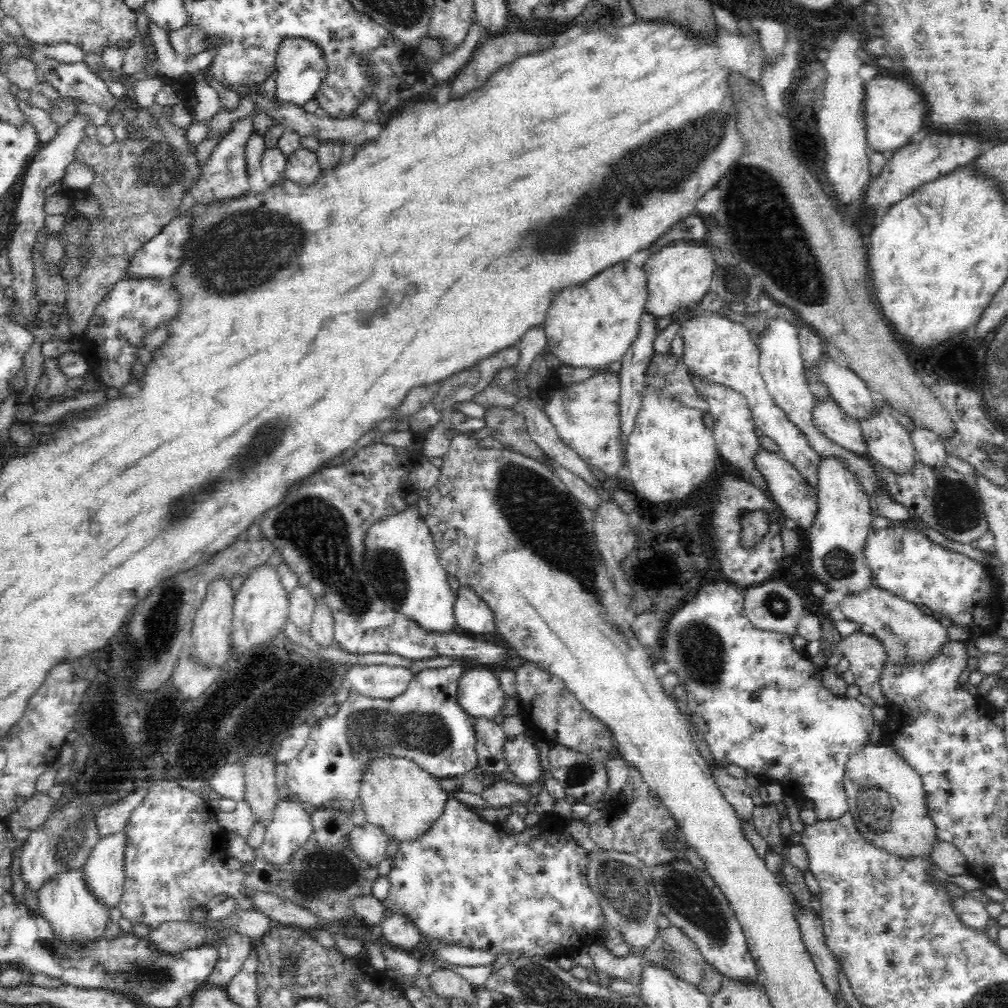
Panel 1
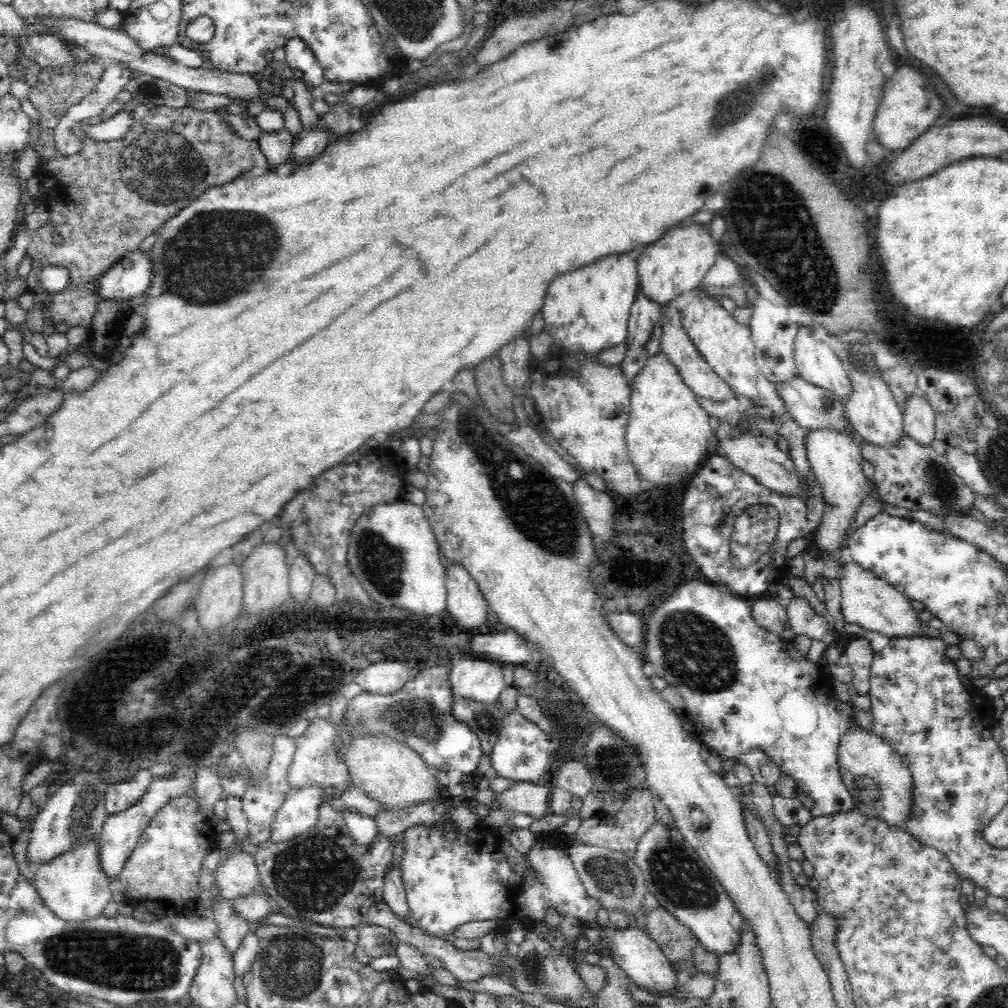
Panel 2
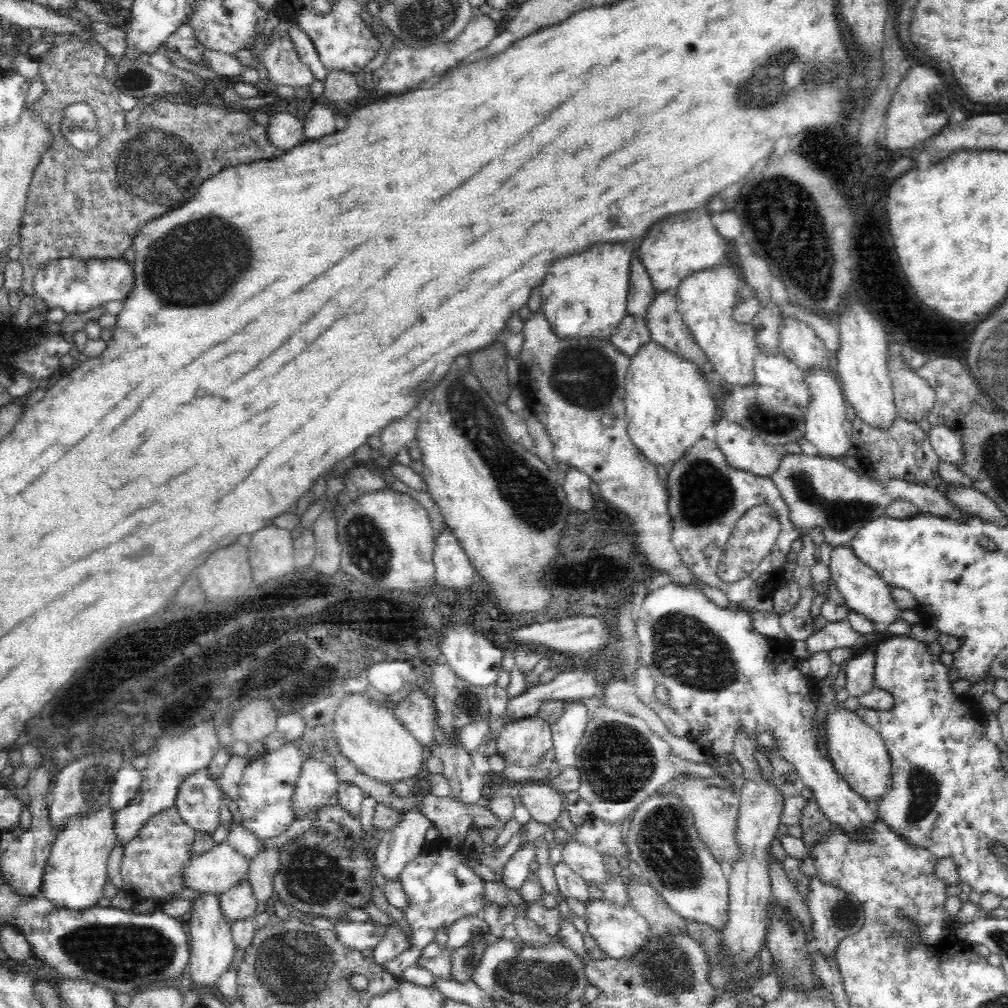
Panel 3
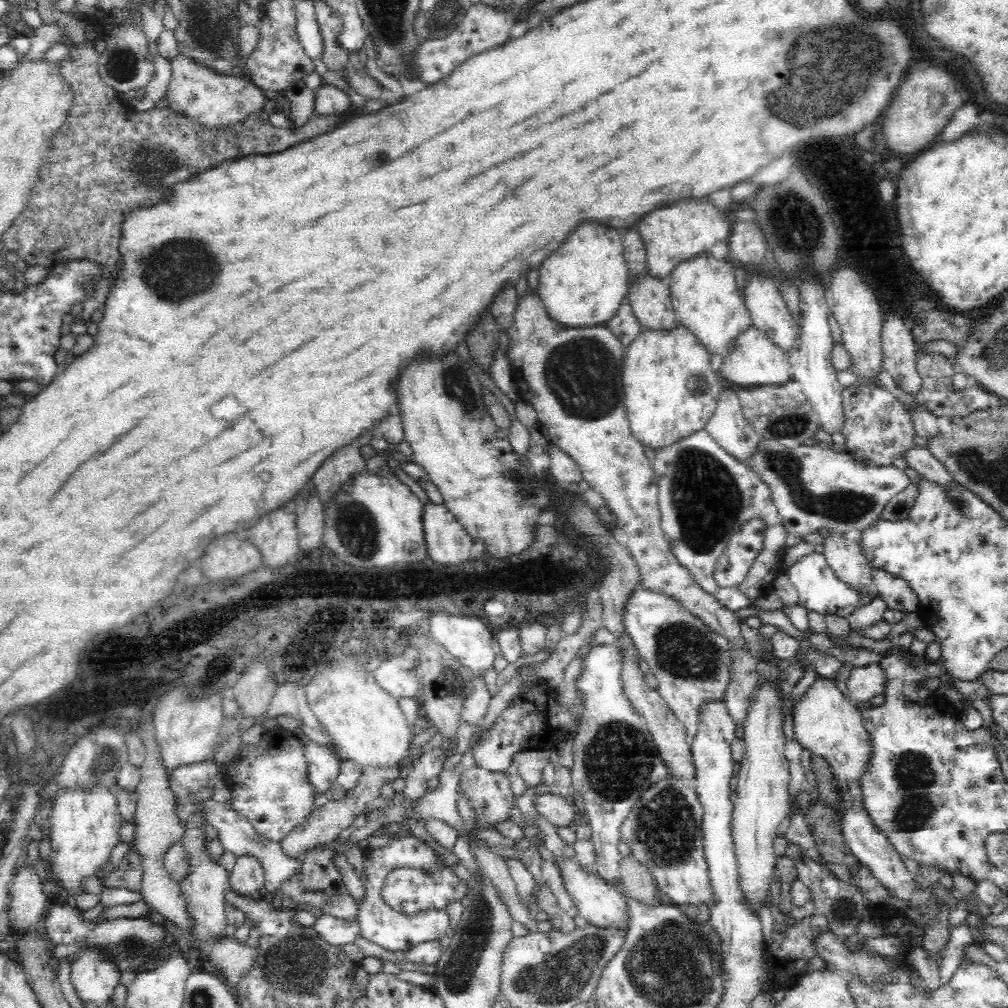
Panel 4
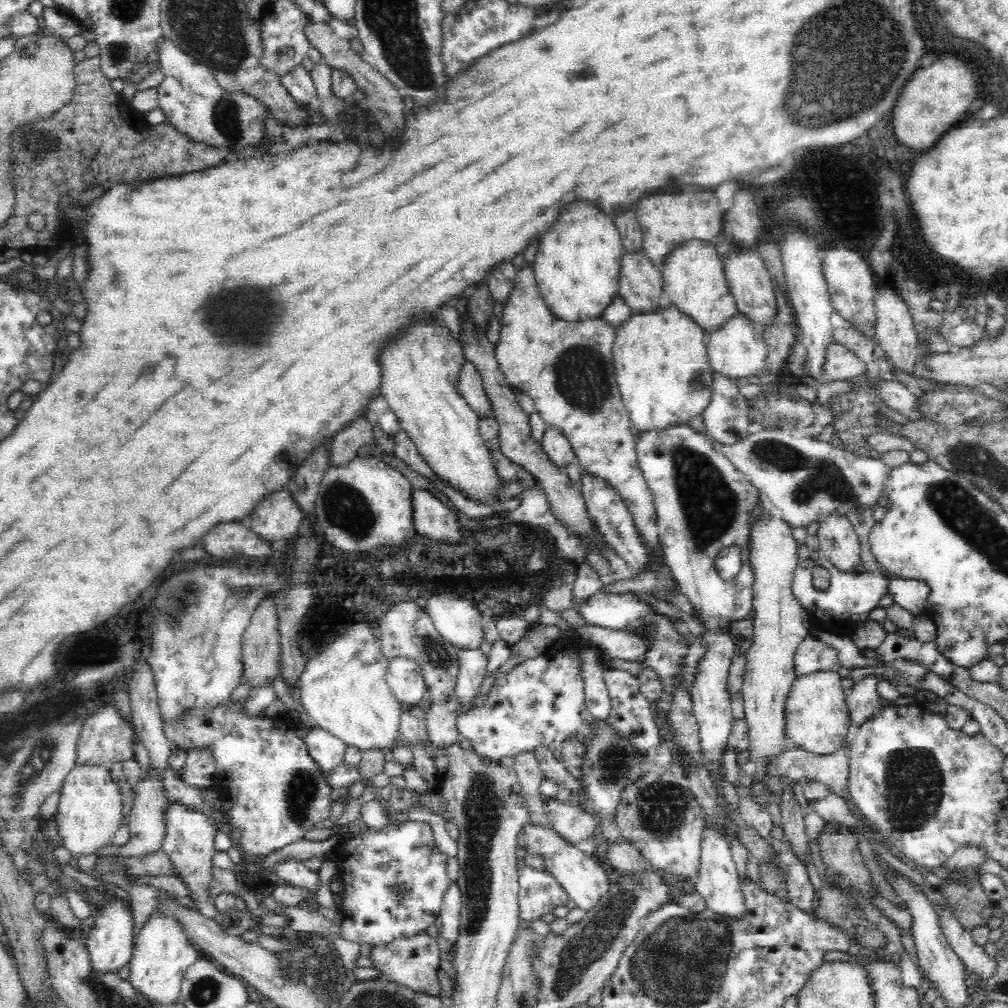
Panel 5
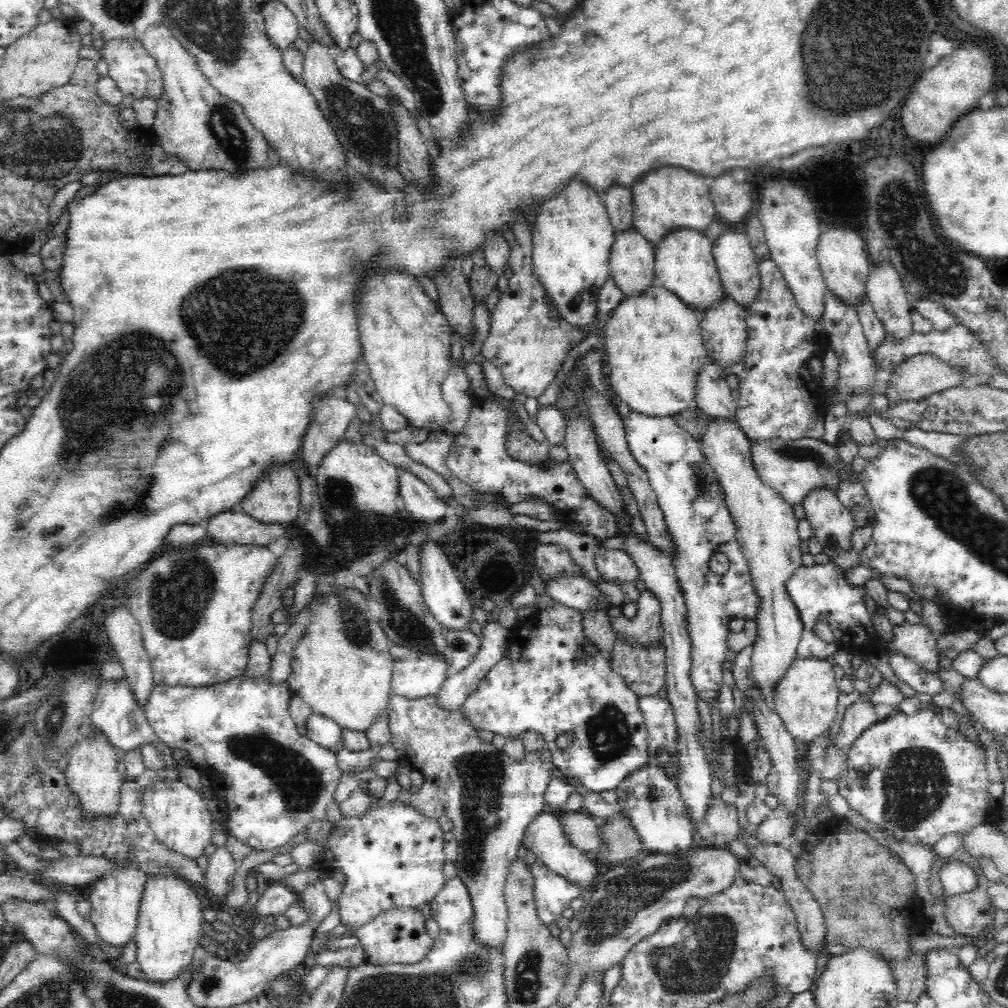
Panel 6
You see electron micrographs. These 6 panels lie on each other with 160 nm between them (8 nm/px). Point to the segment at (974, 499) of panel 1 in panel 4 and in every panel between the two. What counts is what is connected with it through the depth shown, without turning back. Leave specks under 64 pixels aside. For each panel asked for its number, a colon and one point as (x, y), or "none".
2: (907, 475)
3: (904, 452)
4: (878, 429)

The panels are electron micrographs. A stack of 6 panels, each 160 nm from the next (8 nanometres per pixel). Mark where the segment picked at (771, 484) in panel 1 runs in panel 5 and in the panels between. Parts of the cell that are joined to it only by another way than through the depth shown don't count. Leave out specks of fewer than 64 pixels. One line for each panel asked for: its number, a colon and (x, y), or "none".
2: (773, 468)
3: (743, 450)
4: (727, 427)
5: (725, 420)

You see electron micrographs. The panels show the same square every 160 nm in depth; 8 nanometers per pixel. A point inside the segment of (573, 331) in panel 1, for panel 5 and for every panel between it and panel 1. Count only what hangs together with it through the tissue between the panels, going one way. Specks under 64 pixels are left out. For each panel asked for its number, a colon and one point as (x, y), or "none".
2: (586, 312)
3: (586, 296)
4: (583, 284)
5: (577, 267)

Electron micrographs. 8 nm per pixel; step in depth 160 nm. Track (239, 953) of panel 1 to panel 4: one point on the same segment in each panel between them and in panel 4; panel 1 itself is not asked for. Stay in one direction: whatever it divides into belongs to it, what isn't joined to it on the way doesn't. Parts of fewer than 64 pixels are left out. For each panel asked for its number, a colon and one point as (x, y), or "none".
2: (232, 929)
3: (238, 904)
4: (246, 878)

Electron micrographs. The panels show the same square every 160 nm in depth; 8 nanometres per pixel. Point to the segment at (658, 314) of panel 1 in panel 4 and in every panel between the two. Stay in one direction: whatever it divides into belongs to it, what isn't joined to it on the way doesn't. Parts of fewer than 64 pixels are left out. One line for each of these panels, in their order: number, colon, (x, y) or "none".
2: (678, 262)
3: (686, 243)
4: (692, 226)

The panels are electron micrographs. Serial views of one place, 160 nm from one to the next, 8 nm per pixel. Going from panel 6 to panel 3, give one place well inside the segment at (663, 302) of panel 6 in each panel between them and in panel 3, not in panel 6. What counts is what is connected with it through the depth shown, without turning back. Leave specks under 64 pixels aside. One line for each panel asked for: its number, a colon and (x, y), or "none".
3: (669, 407)
4: (670, 390)
5: (663, 372)

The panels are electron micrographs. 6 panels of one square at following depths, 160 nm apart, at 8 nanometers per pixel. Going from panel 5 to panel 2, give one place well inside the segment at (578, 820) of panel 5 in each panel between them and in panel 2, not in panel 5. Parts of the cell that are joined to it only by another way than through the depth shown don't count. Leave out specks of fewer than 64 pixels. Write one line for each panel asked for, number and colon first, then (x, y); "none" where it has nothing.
2: (527, 797)
3: (544, 803)
4: (558, 811)

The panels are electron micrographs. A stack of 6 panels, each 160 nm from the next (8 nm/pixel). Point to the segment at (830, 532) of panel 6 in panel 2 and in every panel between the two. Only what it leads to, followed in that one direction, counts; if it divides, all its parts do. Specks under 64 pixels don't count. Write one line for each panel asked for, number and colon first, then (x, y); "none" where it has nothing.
2: (867, 601)
3: (864, 591)
4: (843, 554)
5: (838, 543)

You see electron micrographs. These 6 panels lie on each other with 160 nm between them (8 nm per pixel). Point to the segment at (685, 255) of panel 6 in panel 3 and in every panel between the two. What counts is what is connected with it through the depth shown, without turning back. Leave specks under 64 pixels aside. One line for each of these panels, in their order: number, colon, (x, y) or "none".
3: (705, 300)
4: (705, 297)
5: (694, 280)

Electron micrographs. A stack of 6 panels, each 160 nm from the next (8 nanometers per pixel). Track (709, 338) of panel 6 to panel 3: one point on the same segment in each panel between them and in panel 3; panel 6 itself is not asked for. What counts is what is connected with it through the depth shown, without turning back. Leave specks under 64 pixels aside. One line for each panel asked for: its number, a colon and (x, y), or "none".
3: (779, 372)
4: (755, 360)
5: (737, 349)

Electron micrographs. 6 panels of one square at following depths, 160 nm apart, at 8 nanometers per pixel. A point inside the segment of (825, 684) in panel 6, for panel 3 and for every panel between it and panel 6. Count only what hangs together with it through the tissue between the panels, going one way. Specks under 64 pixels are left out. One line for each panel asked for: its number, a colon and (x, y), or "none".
3: (858, 753)
4: (825, 723)
5: (817, 720)

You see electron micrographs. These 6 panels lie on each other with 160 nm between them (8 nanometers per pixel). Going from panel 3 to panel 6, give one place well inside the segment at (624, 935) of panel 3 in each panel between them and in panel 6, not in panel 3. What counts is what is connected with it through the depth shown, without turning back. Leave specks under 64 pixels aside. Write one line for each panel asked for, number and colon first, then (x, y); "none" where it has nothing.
4: (600, 904)
5: (584, 880)
6: (544, 836)

